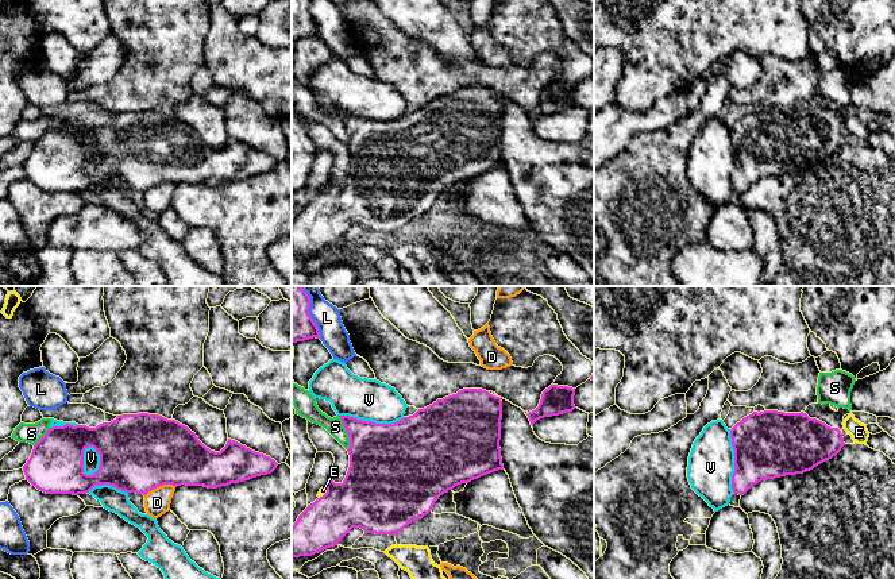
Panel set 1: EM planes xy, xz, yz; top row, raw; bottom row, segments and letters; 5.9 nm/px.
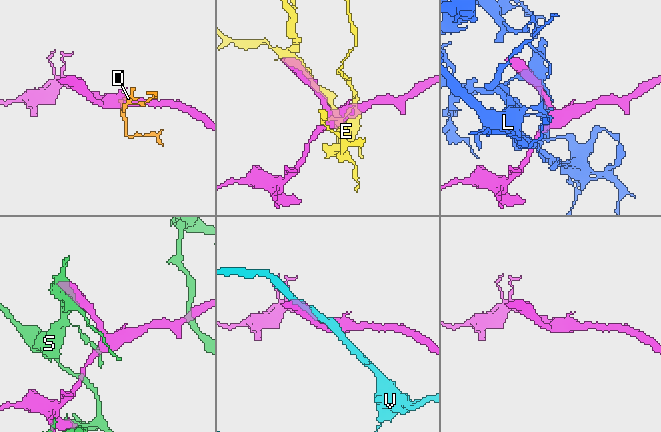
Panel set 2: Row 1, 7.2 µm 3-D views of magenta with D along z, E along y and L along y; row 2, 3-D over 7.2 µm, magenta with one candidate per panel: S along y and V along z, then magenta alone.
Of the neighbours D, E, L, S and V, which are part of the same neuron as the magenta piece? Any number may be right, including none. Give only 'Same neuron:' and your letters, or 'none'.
Same neuron: none

